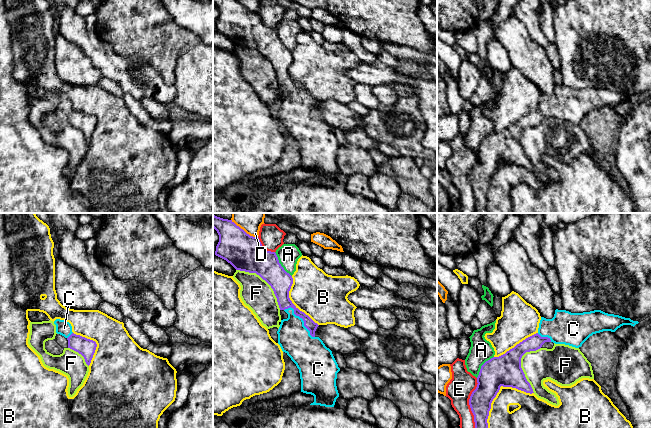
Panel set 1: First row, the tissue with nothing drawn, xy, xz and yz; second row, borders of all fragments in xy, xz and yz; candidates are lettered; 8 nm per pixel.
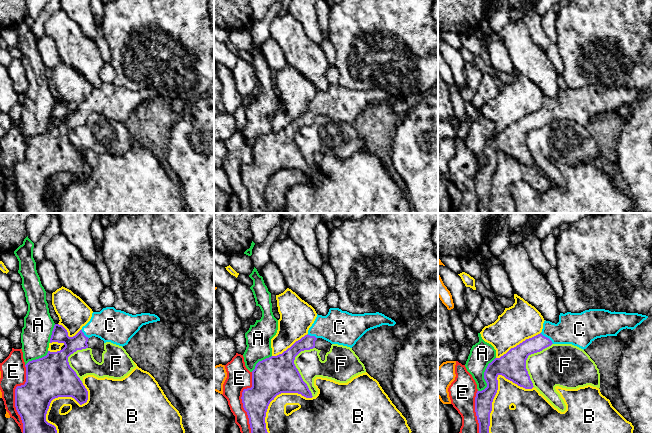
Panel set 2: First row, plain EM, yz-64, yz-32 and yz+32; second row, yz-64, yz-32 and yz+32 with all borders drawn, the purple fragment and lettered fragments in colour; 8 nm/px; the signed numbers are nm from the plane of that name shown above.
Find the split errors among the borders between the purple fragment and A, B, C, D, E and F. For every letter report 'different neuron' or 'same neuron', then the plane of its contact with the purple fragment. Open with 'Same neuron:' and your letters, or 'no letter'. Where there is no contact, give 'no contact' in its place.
Same neuron: C
A: different neuron; meets purple in xz
B: different neuron; meets purple in yz
C: same neuron; meets purple in xz
D: different neuron; meets purple in xz
E: different neuron; meets purple in yz
F: different neuron; meets purple in xz

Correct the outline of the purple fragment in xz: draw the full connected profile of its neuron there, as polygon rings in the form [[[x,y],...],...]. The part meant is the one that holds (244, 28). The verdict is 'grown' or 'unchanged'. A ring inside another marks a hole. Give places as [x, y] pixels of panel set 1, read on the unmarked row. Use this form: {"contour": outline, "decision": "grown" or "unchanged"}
{"contour": [[[213,0],[219,11],[215,31],[226,36],[236,46],[256,49],[273,65],[280,86],[288,90],[287,95],[281,96],[277,107],[278,120],[299,145],[301,155],[301,168],[314,172],[310,181],[334,183],[339,169],[336,162],[337,149],[340,147],[332,127],[323,117],[315,112],[319,102],[308,91],[300,87],[290,76],[289,67],[293,60],[292,52],[287,49],[279,39],[275,28],[267,27],[259,14],[250,12],[236,0]]], "decision": "grown"}

